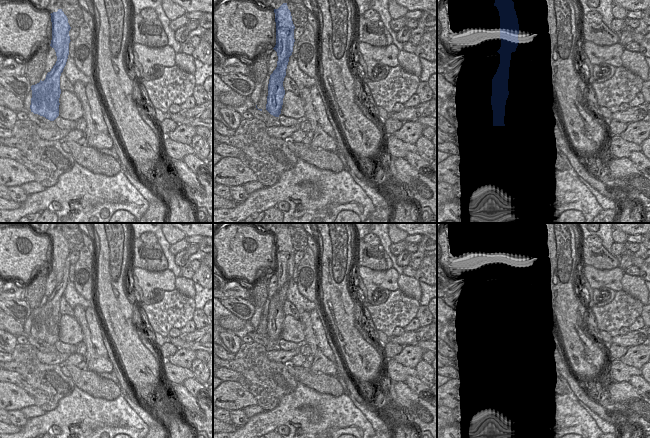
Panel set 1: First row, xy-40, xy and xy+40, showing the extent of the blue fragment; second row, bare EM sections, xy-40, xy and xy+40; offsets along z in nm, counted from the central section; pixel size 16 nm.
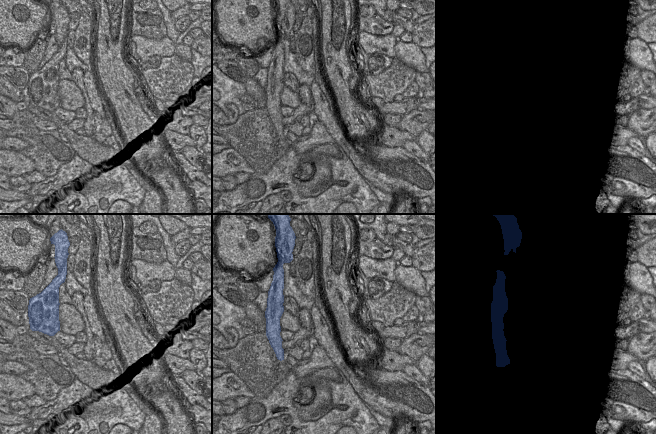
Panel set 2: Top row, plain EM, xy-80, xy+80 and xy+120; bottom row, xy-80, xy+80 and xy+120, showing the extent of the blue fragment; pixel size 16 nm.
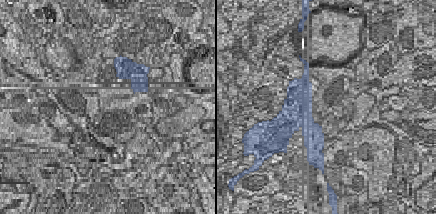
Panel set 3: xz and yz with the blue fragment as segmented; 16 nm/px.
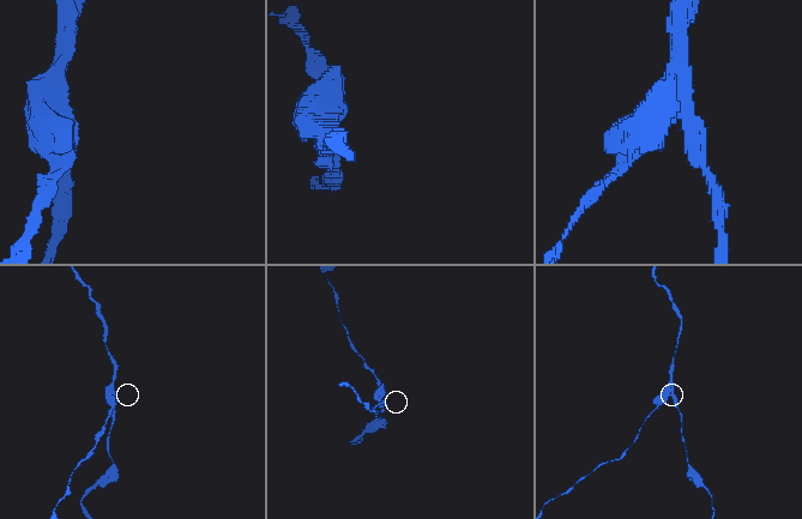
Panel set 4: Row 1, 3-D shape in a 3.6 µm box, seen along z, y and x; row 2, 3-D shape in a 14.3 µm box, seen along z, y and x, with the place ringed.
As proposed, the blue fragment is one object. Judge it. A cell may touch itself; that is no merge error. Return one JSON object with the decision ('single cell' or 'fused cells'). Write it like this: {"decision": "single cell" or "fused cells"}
{"decision": "fused cells"}

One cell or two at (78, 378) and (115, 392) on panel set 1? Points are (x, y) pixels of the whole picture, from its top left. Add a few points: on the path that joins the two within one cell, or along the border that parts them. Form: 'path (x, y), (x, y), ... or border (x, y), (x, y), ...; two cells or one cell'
path (87, 380), (97, 387), (106, 389); one cell

